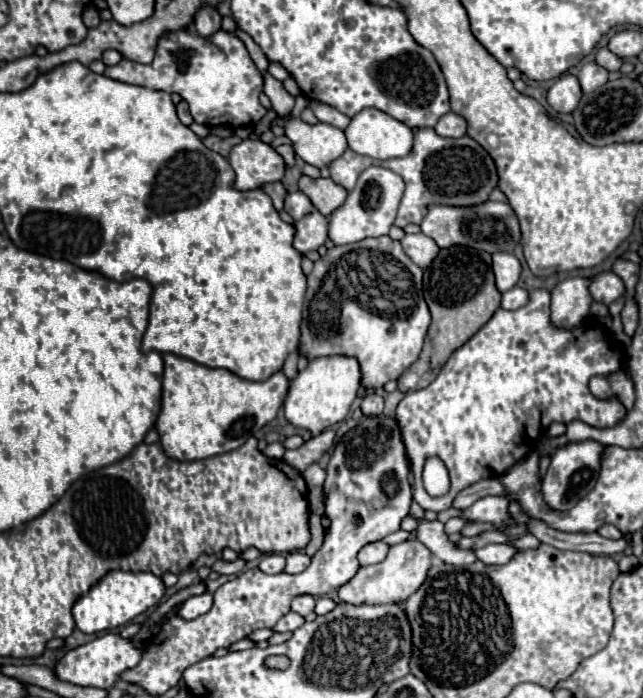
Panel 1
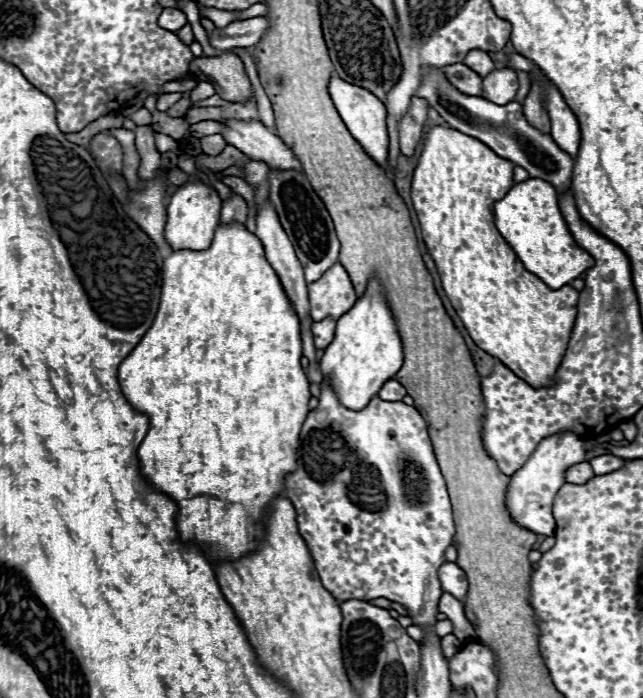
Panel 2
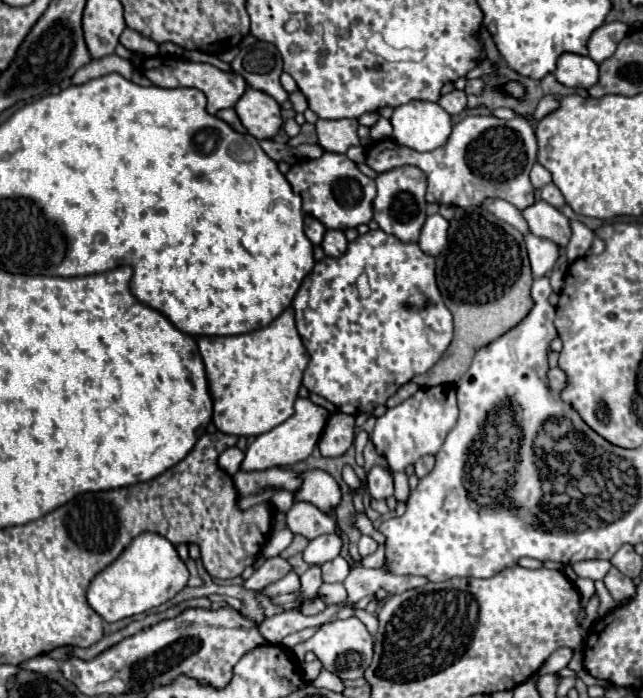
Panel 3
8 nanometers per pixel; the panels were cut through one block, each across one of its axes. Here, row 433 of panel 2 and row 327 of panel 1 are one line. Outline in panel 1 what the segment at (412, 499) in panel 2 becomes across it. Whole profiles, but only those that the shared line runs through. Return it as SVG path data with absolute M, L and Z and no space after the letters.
M388 236L366 238L356 244L332 246L326 256L314 262L302 312L300 352L308 360L330 354L354 356L360 362L362 384L368 390L376 390L388 380L398 380L398 376L418 358L428 324L430 312L422 296L422 270L404 254L400 242L394 242Z

